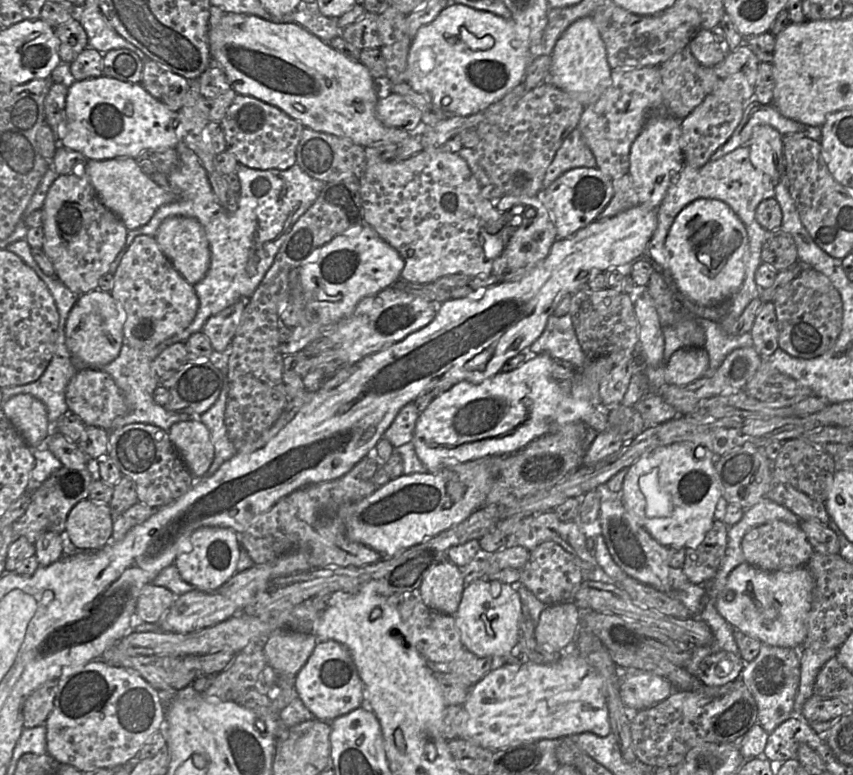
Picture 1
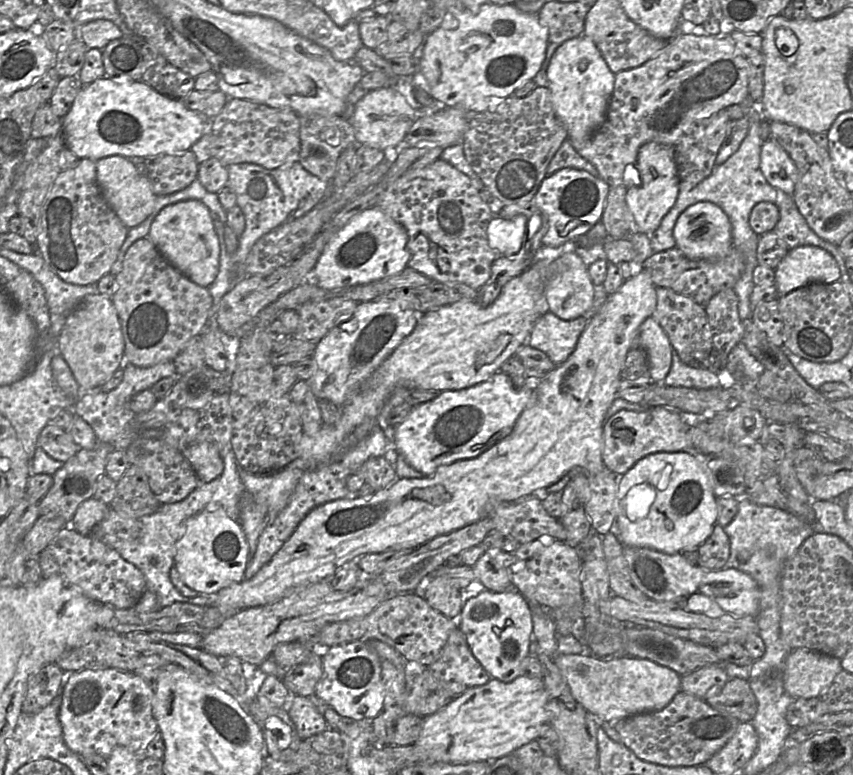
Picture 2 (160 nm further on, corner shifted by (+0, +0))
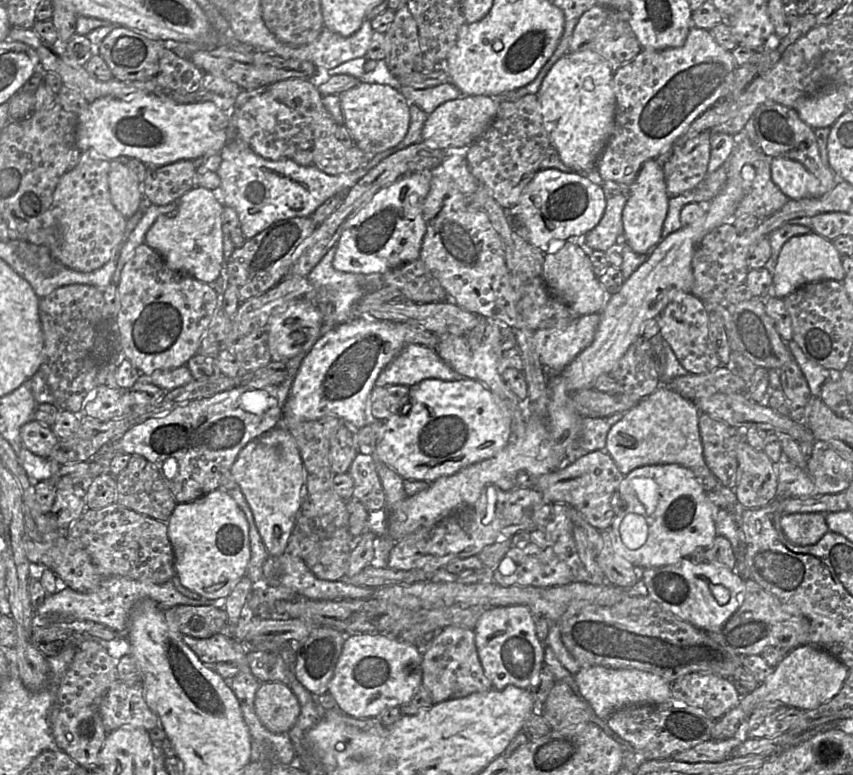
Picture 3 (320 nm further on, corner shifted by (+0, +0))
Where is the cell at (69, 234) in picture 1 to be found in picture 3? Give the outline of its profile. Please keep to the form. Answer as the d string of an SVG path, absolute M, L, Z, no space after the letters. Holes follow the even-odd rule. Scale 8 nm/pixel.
M89 151L81 152L78 164L60 178L50 207L43 215L45 244L63 266L91 272L106 264L123 241L126 218L112 203L108 174L110 160Z

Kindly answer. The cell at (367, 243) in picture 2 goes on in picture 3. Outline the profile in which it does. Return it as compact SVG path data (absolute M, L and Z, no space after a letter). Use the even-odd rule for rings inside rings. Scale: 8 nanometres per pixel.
M418 171L377 191L341 232L332 262L334 269L382 276L392 268L418 259L426 232L423 203L430 190L431 178L431 171Z

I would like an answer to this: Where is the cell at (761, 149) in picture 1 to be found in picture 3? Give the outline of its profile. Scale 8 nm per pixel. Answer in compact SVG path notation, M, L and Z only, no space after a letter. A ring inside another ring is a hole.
M780 157L773 158L771 178L788 199L818 197L818 180L797 161Z

